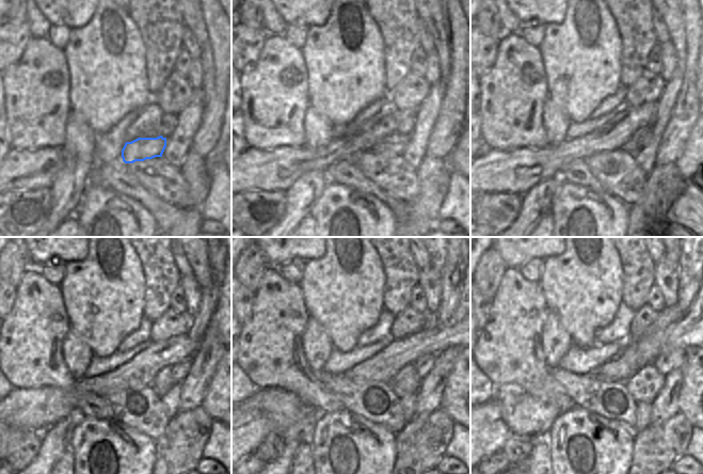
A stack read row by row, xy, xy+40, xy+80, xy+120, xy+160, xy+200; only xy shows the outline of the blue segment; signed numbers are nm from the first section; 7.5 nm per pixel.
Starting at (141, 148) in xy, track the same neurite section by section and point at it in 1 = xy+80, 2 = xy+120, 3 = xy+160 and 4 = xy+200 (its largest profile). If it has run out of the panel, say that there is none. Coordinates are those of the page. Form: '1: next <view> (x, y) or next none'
1: next xy+80 (634, 146)
2: next xy+120 (180, 370)
3: next xy+160 (424, 365)
4: next xy+200 (667, 361)

